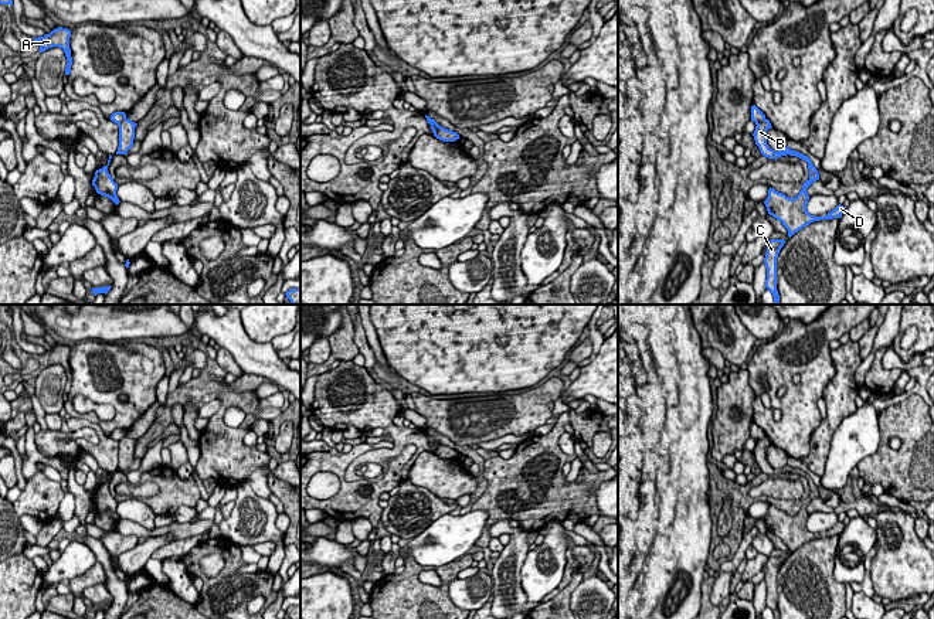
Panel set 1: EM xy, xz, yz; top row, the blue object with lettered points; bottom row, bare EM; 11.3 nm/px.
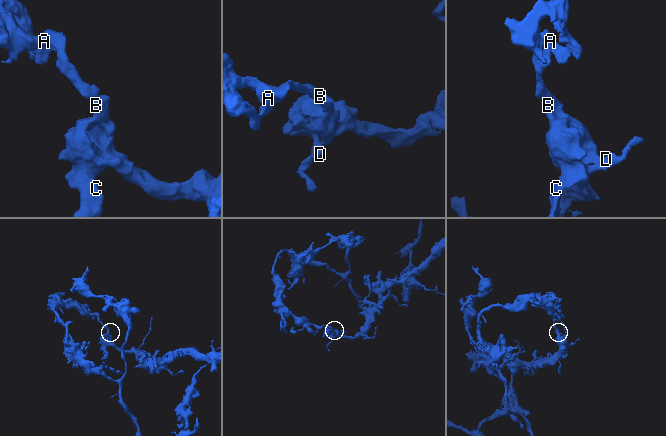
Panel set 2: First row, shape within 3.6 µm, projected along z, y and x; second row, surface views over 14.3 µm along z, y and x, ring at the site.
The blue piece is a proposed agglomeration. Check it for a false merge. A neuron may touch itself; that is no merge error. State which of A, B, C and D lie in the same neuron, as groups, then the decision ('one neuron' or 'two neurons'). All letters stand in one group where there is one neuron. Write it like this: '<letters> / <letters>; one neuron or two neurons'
A / B C D; two neurons

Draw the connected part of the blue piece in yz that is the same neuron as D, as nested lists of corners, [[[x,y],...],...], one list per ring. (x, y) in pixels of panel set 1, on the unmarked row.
[[[764,436],[757,441],[753,450],[755,462],[758,463],[763,473],[768,476],[778,476],[781,473],[797,473],[808,480],[809,496],[804,500],[802,507],[795,516],[789,516],[782,510],[778,510],[775,506],[768,507],[768,514],[764,518],[770,533],[782,540],[788,547],[788,554],[791,555],[795,550],[809,543],[814,538],[840,535],[845,530],[843,523],[838,523],[835,527],[828,530],[825,534],[811,533],[806,527],[809,513],[806,506],[816,497],[819,497],[819,490],[812,482],[811,476],[799,469],[791,467],[788,463],[784,467],[775,469],[767,462],[767,448],[771,446],[768,436]]]

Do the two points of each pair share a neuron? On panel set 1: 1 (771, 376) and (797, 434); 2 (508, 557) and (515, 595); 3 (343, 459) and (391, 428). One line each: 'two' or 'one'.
1: one
2: one
3: two

